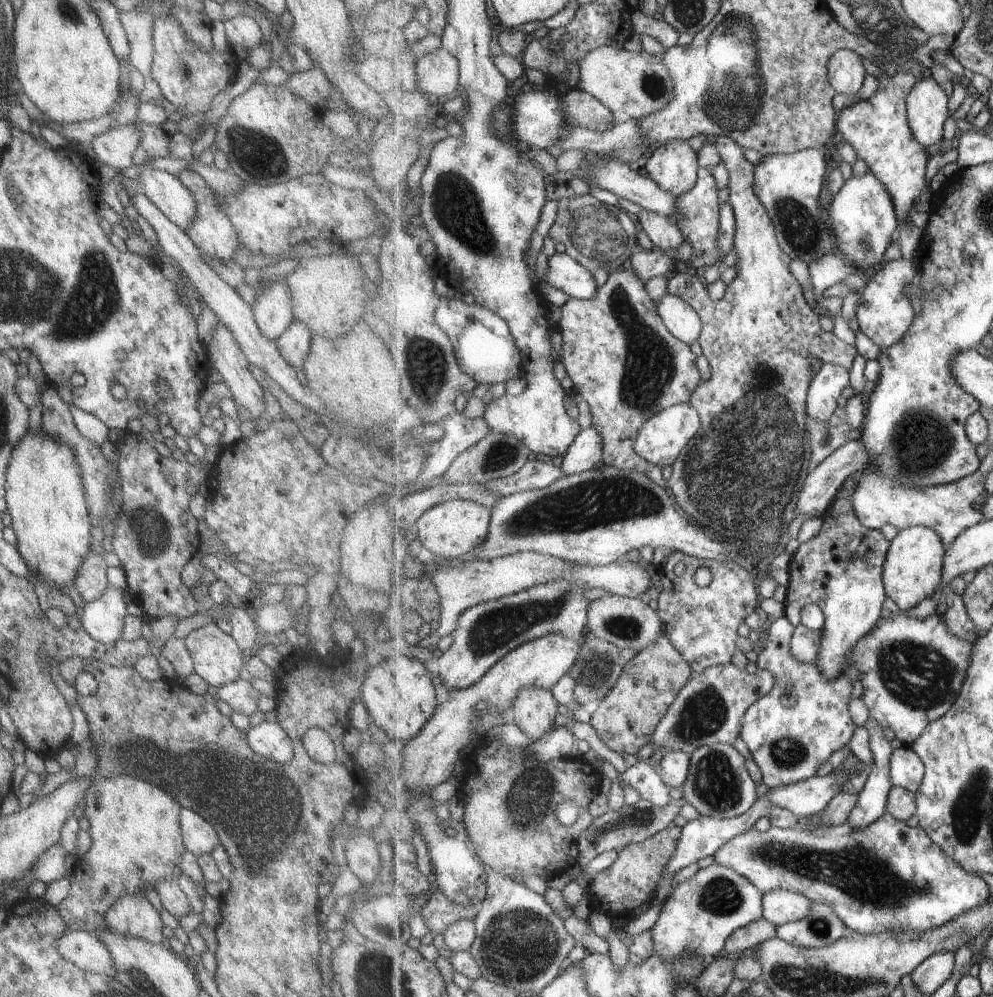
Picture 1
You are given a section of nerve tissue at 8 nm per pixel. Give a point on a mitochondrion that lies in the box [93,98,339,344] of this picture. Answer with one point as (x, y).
(257, 156)

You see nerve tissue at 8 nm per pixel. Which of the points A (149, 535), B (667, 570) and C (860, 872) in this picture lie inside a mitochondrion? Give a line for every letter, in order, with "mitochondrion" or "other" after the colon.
A: mitochondrion
B: other
C: mitochondrion

